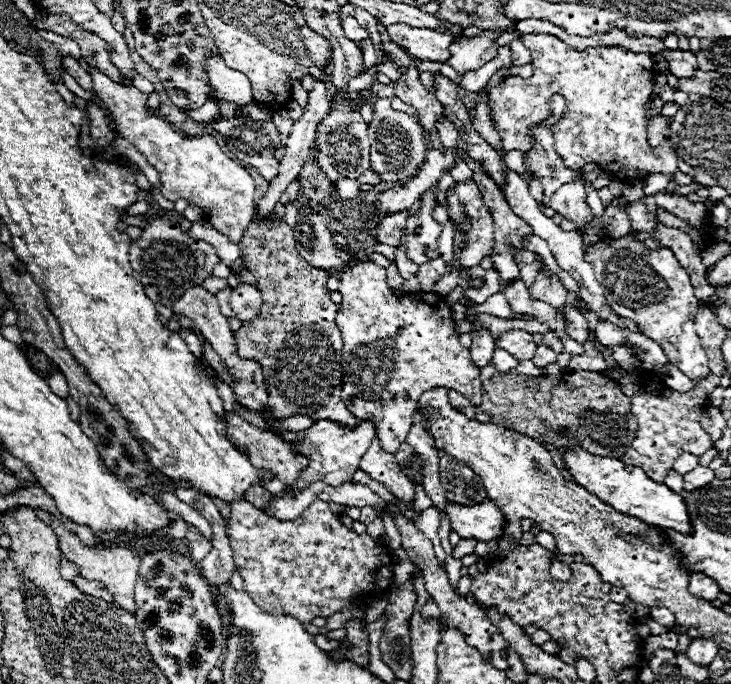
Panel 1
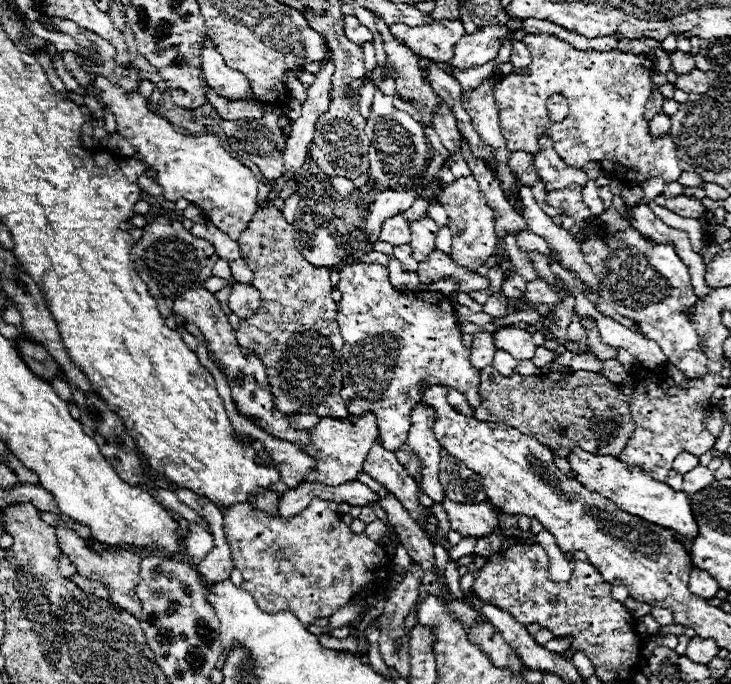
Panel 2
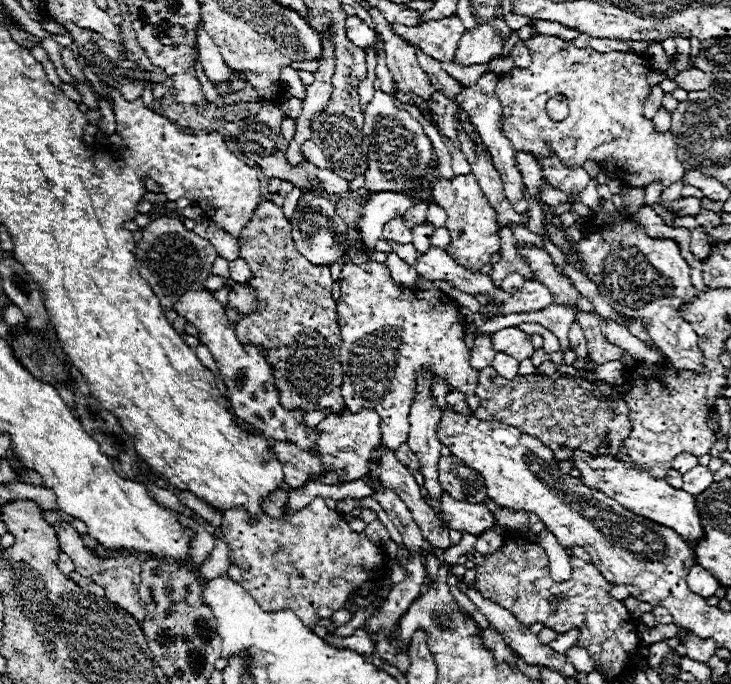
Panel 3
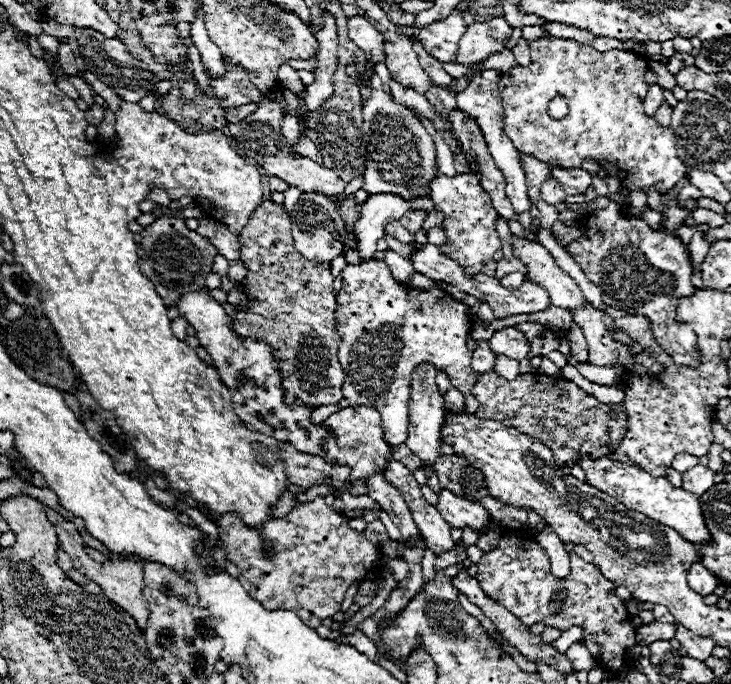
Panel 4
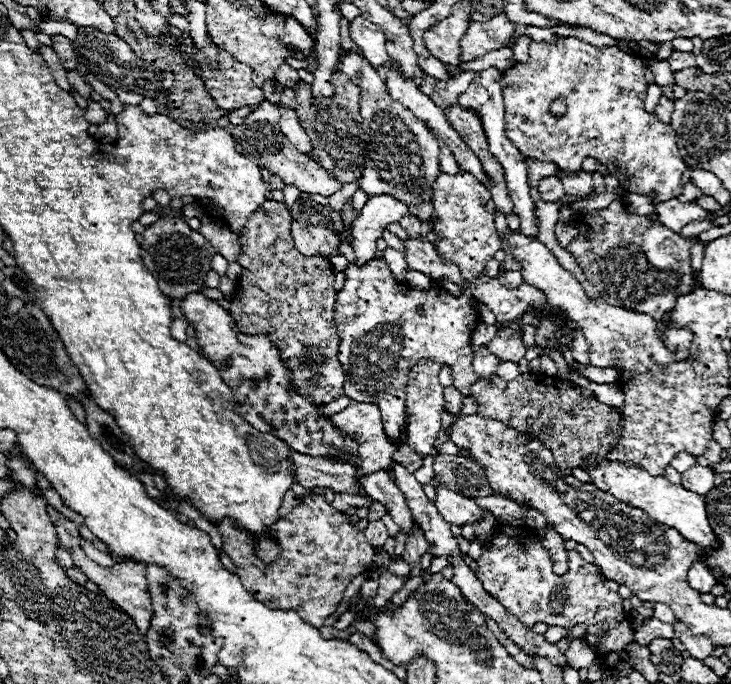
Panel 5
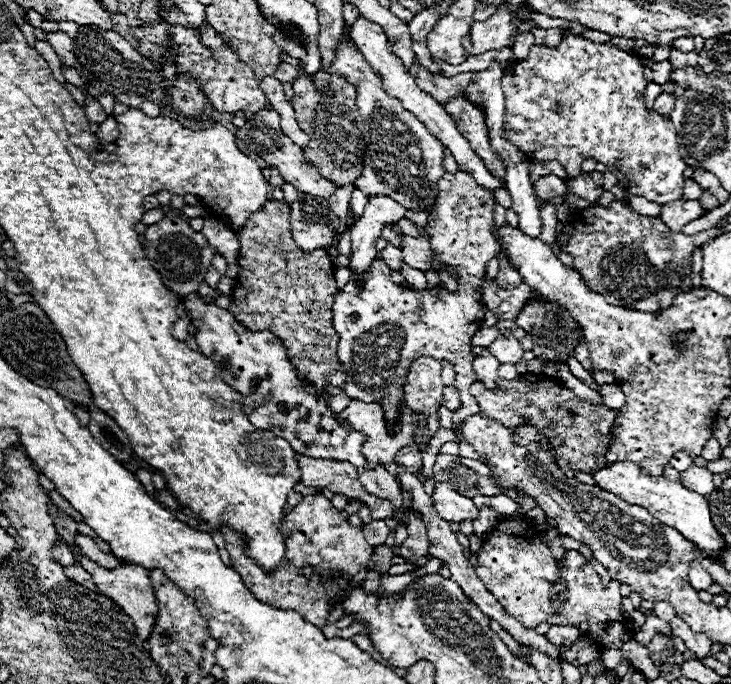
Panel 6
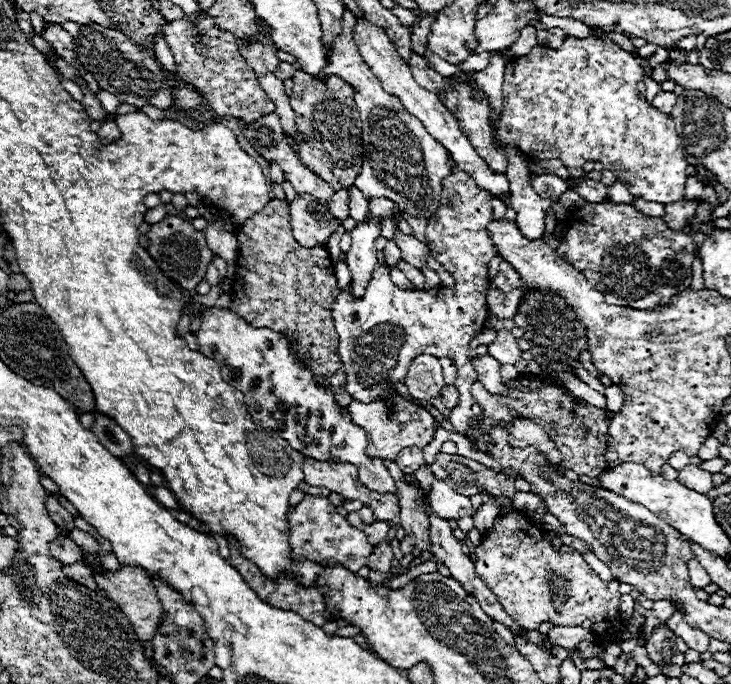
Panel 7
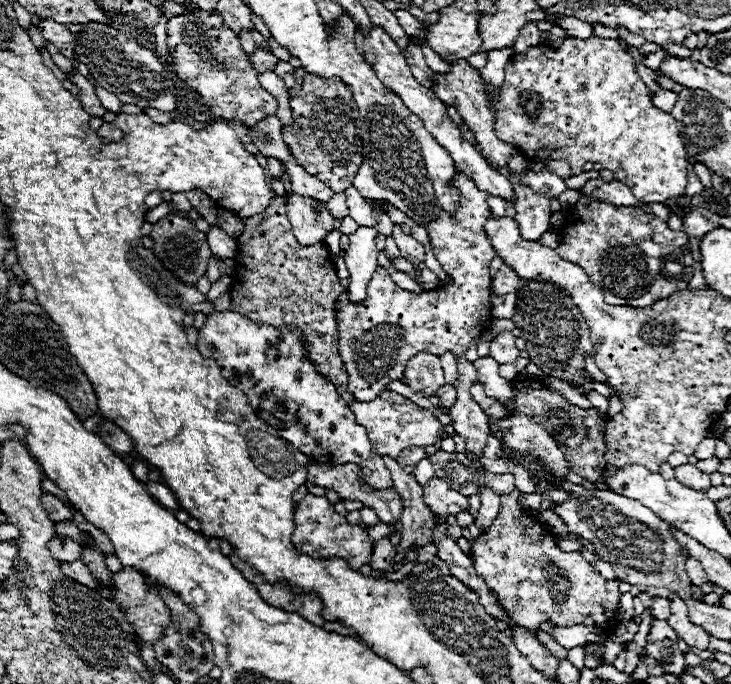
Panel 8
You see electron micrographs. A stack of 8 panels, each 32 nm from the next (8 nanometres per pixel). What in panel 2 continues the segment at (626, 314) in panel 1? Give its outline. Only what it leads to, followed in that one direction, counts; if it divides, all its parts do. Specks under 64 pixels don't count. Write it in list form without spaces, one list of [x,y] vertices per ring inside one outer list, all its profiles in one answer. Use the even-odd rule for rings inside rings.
[[[628,228],[624,234],[600,234],[594,240],[582,242],[582,252],[598,278],[602,298],[620,316],[634,320],[646,338],[658,342],[668,362],[686,376],[702,378],[708,374],[706,354],[690,322],[690,310],[696,306],[698,298],[686,266],[670,244],[652,246],[638,230]]]

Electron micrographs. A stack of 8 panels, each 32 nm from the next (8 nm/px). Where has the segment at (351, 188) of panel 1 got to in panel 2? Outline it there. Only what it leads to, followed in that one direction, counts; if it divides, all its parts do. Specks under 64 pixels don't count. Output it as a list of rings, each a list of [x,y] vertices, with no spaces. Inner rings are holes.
[[[324,174],[324,178],[326,178],[326,180],[330,180],[332,190],[334,190],[334,192],[338,192],[340,196],[356,196],[356,194],[358,194],[358,188],[354,186],[354,182],[352,182],[352,180],[346,180],[346,178],[342,178],[342,176],[328,178],[326,174]]]

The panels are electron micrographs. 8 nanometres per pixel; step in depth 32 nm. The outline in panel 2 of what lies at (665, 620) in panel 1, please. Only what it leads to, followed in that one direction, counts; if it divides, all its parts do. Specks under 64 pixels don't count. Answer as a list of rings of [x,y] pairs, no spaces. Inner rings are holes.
[[[654,606],[650,614],[652,614],[652,616],[654,616],[654,620],[656,620],[658,624],[662,624],[662,626],[674,624],[674,616],[672,616],[672,612],[670,612],[670,610],[666,610],[666,608],[658,608],[658,606]]]

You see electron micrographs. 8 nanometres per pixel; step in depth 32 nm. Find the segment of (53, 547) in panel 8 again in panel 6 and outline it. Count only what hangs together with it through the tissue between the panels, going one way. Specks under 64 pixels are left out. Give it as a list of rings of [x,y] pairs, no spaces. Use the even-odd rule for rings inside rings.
[[[58,540],[58,542],[54,544],[54,560],[60,562],[64,568],[74,564],[74,554],[70,552],[70,548],[68,548],[62,540]]]

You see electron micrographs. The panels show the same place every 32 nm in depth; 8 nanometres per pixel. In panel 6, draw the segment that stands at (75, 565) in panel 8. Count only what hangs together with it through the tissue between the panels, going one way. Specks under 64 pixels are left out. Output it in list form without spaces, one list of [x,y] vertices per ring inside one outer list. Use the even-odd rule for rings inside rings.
[[[74,564],[74,566],[70,566],[70,568],[64,568],[64,574],[66,574],[66,576],[70,576],[74,582],[82,584],[84,588],[98,592],[98,586],[92,582],[92,578],[88,576],[88,572],[86,572],[80,564]]]

